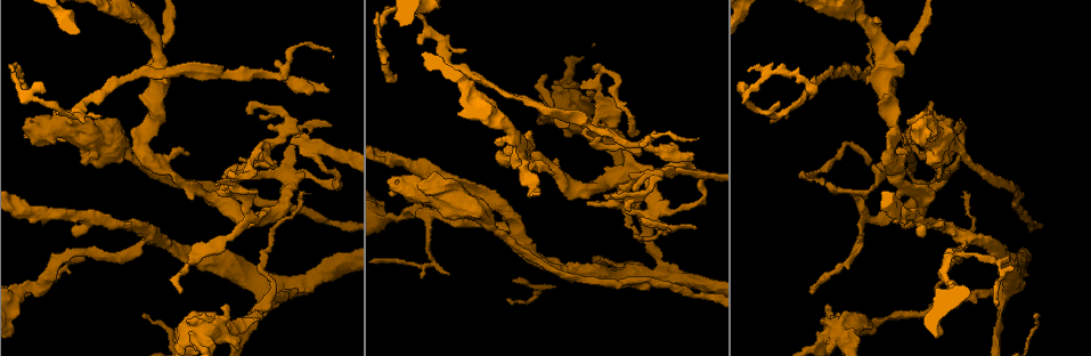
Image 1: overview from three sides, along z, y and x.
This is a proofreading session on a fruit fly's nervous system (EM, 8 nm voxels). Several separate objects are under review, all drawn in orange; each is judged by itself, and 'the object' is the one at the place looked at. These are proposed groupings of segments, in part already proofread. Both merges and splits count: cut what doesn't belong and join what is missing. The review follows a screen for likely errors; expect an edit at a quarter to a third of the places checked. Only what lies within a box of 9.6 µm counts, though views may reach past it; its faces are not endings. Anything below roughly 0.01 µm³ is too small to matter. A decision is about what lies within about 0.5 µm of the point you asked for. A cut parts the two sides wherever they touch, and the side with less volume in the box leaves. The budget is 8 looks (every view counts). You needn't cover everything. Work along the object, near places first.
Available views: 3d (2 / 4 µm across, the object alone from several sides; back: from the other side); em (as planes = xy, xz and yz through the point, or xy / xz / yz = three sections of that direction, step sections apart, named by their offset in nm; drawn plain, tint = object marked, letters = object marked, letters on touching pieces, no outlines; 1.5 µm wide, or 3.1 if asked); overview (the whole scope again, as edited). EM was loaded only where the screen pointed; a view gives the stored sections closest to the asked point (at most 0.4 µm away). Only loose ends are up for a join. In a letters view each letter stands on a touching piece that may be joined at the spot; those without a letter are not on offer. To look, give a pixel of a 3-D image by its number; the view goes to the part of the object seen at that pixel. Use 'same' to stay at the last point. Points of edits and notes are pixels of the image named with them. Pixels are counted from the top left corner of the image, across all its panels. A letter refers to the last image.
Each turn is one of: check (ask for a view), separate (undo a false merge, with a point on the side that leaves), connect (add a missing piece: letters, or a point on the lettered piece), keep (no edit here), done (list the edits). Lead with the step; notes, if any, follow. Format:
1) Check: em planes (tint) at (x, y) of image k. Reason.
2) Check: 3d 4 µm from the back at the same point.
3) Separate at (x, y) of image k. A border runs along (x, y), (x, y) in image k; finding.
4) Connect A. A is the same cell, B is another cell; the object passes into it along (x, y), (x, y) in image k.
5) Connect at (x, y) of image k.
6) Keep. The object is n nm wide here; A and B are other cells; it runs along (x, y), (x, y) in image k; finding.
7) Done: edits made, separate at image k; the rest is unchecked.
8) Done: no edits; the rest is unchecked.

Check: em planes (letters) at (293, 293) of image 1. Thick turns thin.

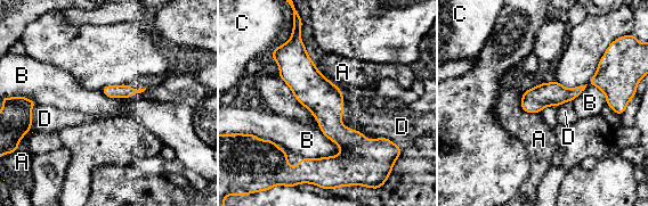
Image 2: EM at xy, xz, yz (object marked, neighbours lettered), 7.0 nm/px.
Keep. The object is 170 nm wide here; A, B, C and D are other cells; a border runs along (521, 92), (521, 108), (540, 113) in image 2; one cell here.

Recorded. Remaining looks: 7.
Check: 3d 4 µm at (939, 179) of image 1. Free end.

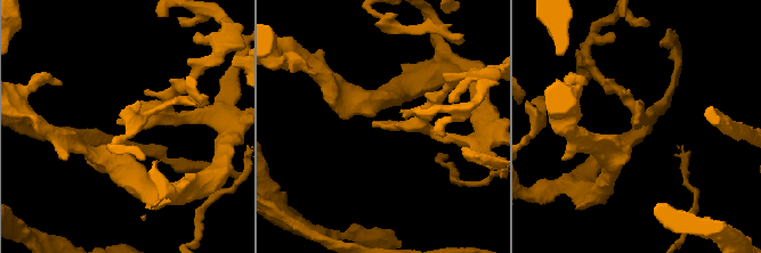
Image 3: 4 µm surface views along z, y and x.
Check: em xz step 8 (letters) at (372, 125) of image 3.

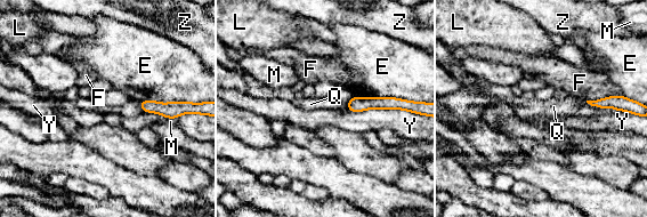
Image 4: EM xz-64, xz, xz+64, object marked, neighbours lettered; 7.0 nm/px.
Check: em planes (letters) at the same point. Cut it another way.

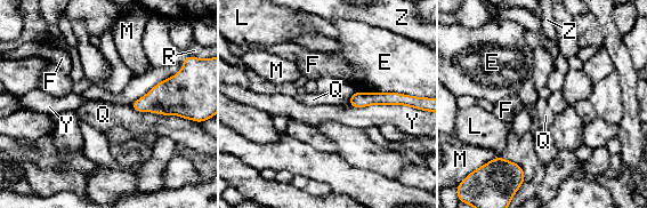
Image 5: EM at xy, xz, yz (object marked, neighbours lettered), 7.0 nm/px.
Keep. E, F, L, M, Q, R, Y and Z are other cells; none of them fits.

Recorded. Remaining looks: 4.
Check: em planes (letters) at (329, 50) of image 1. Branch stops here.

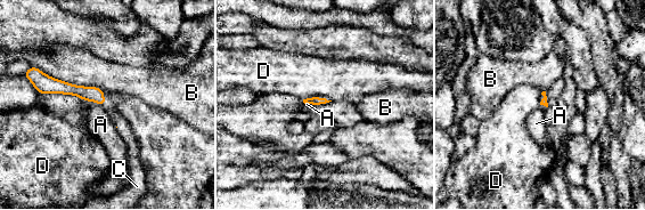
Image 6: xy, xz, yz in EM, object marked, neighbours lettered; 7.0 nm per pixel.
Connect C. C is the same cell, A, B and D are other cells; the object passes into it along (91, 94), (104, 99), (123, 129) in image 6; the cell continues.

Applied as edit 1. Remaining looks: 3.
Done: edits made, connect at image 6; the rest is unchecked.

